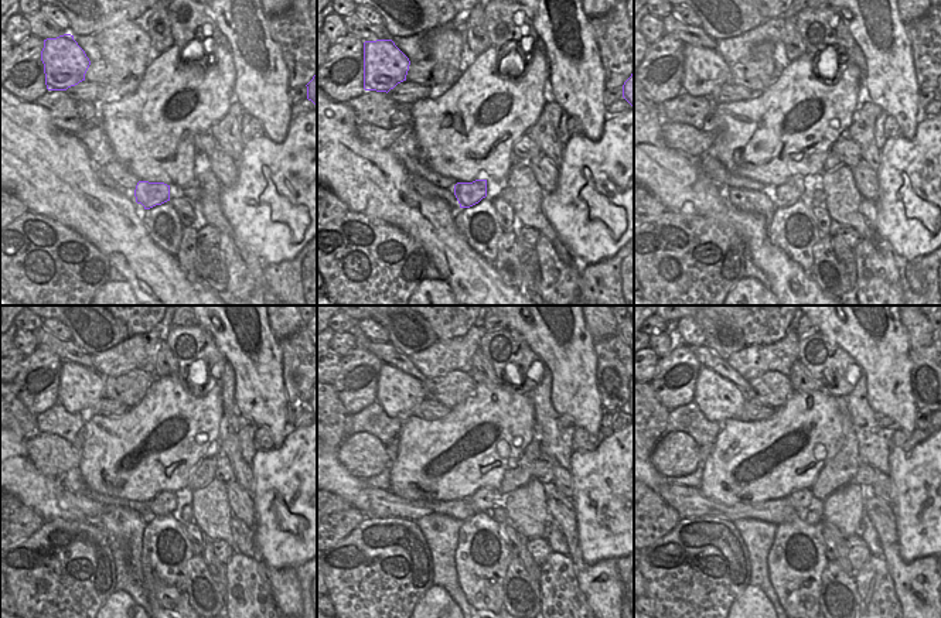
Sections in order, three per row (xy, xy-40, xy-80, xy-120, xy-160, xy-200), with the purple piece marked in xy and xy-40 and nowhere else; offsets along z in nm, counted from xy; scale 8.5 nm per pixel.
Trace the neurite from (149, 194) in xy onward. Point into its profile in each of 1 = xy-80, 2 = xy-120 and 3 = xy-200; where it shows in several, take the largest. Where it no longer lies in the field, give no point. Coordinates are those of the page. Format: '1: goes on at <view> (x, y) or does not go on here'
1: goes on at xy-80 (786, 194)
2: goes on at xy-120 (164, 502)
3: goes on at xy-200 (800, 499)

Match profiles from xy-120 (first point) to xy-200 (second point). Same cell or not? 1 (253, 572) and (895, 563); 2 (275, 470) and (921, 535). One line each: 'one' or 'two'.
1: two
2: one

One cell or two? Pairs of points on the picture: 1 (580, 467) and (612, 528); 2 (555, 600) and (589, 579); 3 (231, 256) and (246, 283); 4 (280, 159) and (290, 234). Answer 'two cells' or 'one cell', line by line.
1: one cell
2: two cells
3: one cell
4: one cell

